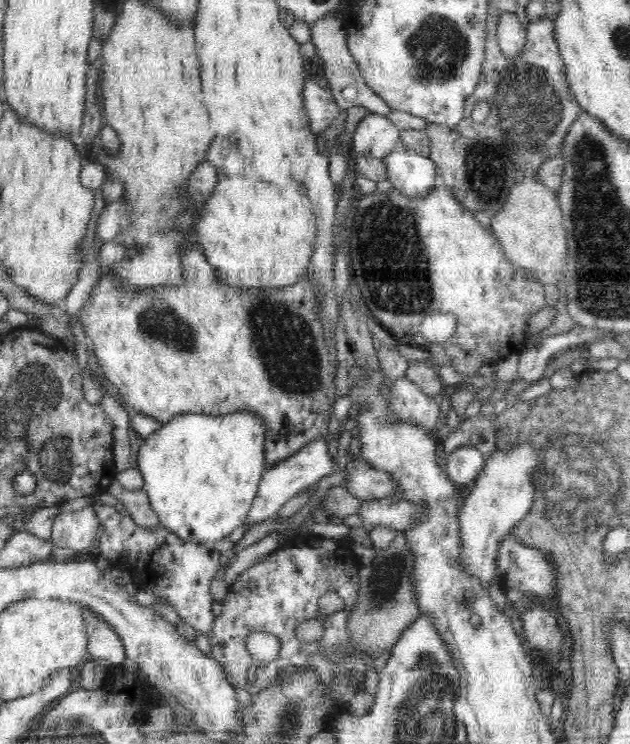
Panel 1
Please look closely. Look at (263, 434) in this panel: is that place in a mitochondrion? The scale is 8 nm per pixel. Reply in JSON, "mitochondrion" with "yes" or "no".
{"mitochondrion":"no"}

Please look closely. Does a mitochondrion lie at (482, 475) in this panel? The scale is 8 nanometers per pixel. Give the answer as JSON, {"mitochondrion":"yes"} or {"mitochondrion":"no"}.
{"mitochondrion":"no"}

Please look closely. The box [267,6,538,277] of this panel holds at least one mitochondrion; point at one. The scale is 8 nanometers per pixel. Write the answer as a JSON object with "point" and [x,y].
{"point":[438,47]}

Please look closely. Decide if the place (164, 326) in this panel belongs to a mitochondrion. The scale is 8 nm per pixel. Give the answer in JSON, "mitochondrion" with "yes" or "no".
{"mitochondrion":"yes"}

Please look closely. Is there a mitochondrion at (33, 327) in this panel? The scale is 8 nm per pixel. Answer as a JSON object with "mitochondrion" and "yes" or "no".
{"mitochondrion":"no"}

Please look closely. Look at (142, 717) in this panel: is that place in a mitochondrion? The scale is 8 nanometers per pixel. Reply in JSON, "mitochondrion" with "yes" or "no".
{"mitochondrion":"no"}

